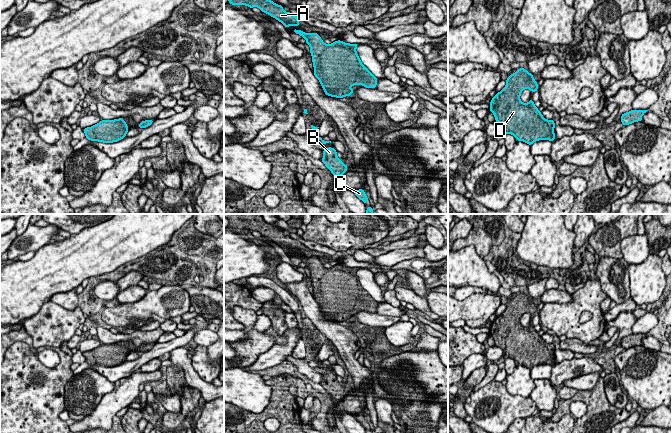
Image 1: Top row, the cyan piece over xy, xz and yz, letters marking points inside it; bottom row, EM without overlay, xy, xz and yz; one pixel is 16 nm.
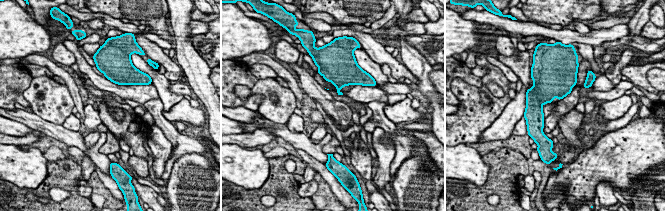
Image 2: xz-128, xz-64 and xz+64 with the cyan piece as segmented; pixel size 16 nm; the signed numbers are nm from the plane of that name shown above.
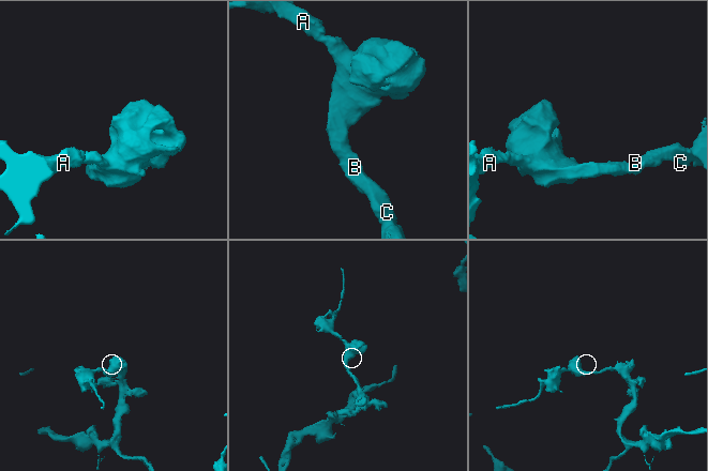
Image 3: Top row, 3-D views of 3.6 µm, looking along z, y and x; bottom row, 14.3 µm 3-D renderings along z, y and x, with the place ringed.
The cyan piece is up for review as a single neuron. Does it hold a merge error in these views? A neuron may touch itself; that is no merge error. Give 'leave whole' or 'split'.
leave whole

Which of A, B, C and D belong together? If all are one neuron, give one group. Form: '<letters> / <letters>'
A B C D

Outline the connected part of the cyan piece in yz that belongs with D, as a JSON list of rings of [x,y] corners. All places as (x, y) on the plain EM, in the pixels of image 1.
[[[523,291],[506,303],[506,310],[491,323],[489,334],[494,338],[495,346],[502,349],[504,359],[512,358],[517,365],[523,365],[530,370],[539,364],[555,364],[555,346],[553,343],[547,344],[534,329],[532,323],[528,327],[520,324],[520,319],[524,313],[530,313],[531,317],[536,316],[539,310],[533,299]]]

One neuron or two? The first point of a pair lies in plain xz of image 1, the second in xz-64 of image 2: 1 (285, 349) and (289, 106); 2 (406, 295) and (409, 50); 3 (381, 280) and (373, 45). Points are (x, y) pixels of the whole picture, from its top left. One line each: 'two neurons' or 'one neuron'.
1: two neurons
2: two neurons
3: one neuron

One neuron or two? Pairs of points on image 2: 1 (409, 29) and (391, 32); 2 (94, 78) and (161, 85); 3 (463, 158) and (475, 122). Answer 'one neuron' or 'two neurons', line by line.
1: one neuron
2: two neurons
3: two neurons

